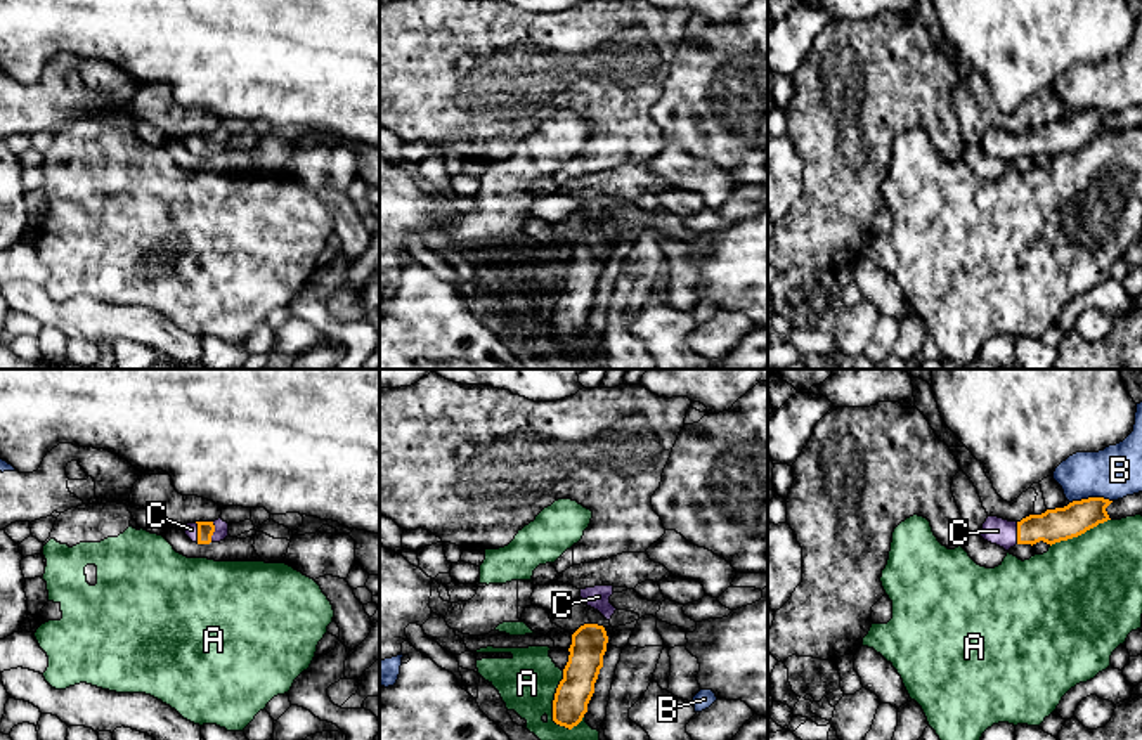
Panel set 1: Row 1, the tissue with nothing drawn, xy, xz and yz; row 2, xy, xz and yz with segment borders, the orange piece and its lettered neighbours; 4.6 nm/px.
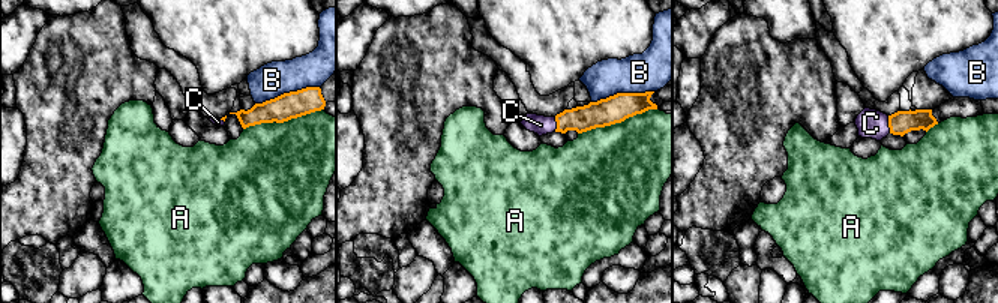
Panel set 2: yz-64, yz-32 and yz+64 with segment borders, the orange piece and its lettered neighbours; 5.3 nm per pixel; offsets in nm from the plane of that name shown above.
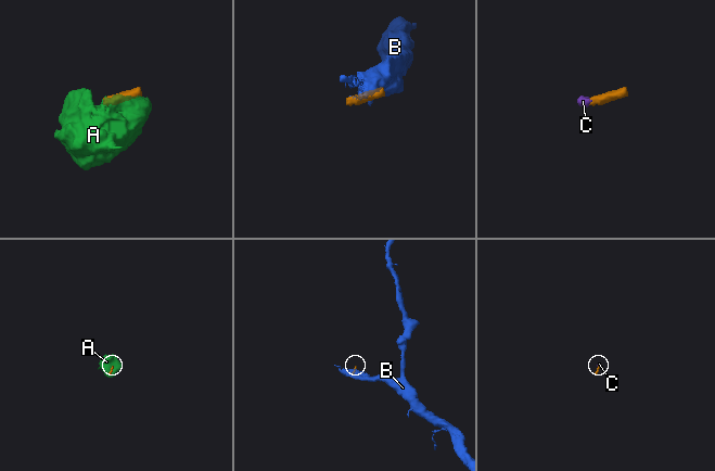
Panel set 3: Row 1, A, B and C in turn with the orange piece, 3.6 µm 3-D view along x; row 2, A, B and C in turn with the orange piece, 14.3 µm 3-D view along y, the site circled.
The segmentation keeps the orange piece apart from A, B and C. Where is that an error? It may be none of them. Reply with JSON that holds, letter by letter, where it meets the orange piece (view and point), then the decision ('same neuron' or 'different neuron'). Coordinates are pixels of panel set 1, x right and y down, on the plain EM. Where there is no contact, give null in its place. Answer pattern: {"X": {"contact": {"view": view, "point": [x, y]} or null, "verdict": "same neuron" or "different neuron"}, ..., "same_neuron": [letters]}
{"A": {"contact": {"view": "xz", "point": [553, 316]}, "verdict": "different neuron"}, "B": {"contact": {"view": "yz", "point": [1090, 110]}, "verdict": "different neuron"}, "C": {"contact": {"view": "yz", "point": [1018, 144]}, "verdict": "same neuron"}, "same_neuron": ["C"]}

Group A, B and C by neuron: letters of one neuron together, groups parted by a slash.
A / B / C

